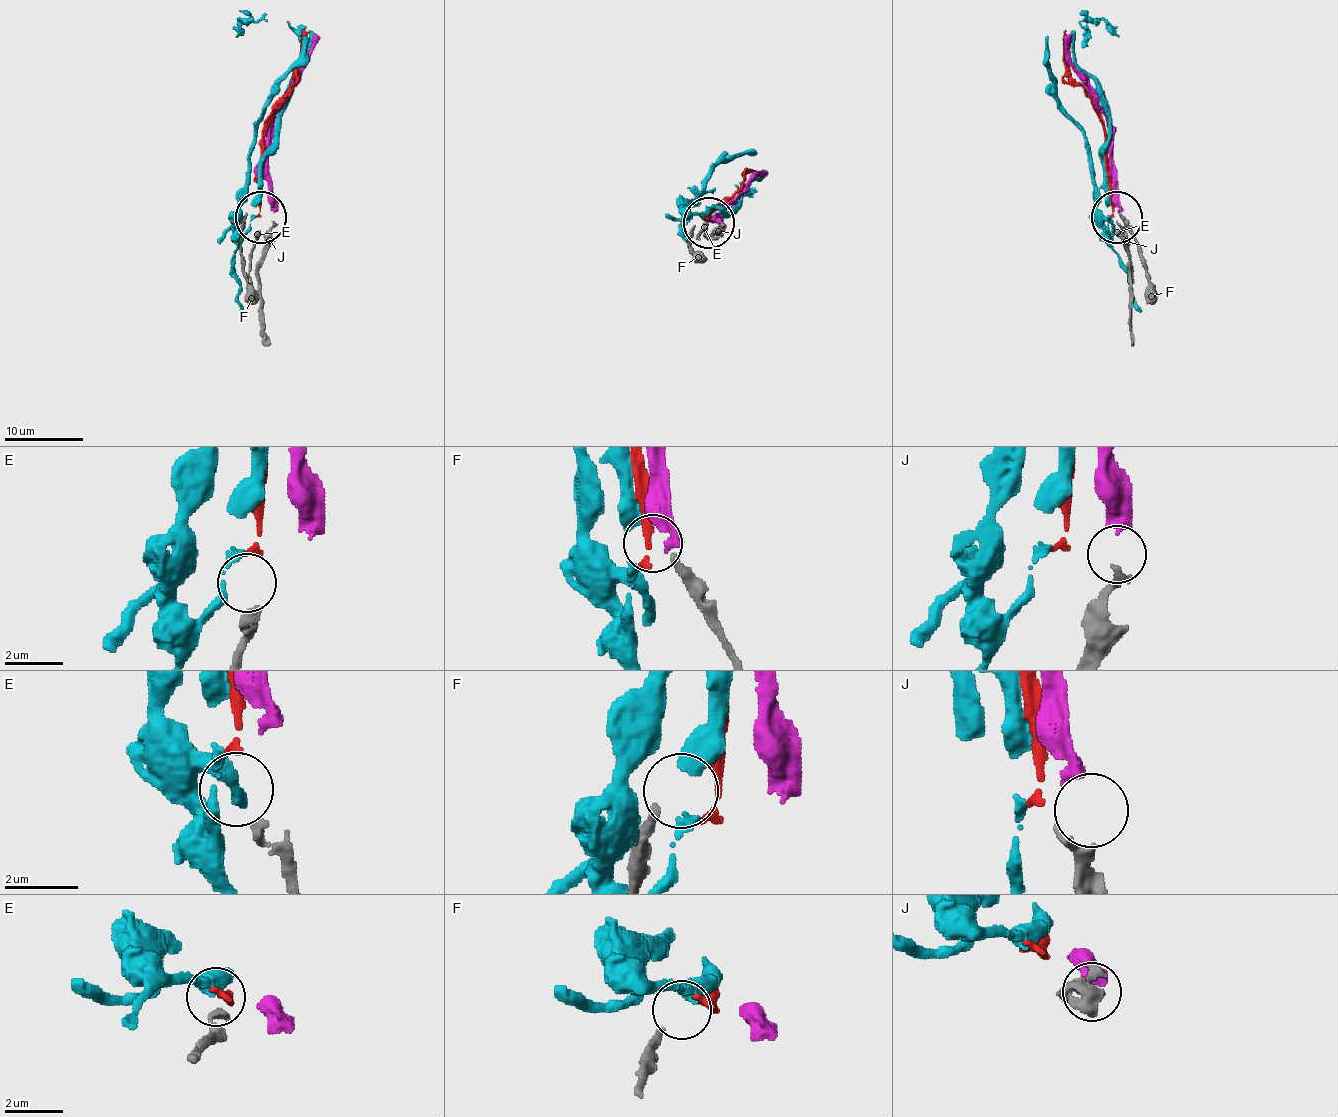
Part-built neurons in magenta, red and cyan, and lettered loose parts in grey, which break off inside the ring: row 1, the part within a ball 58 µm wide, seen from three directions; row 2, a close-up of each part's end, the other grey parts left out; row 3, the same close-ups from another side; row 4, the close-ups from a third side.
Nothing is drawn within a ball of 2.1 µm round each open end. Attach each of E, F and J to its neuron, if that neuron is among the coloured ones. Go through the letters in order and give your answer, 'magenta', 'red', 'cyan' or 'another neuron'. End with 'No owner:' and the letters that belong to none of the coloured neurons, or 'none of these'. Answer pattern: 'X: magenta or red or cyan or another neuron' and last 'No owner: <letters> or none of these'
E: red
F: another neuron
J: magenta
No owner: F

